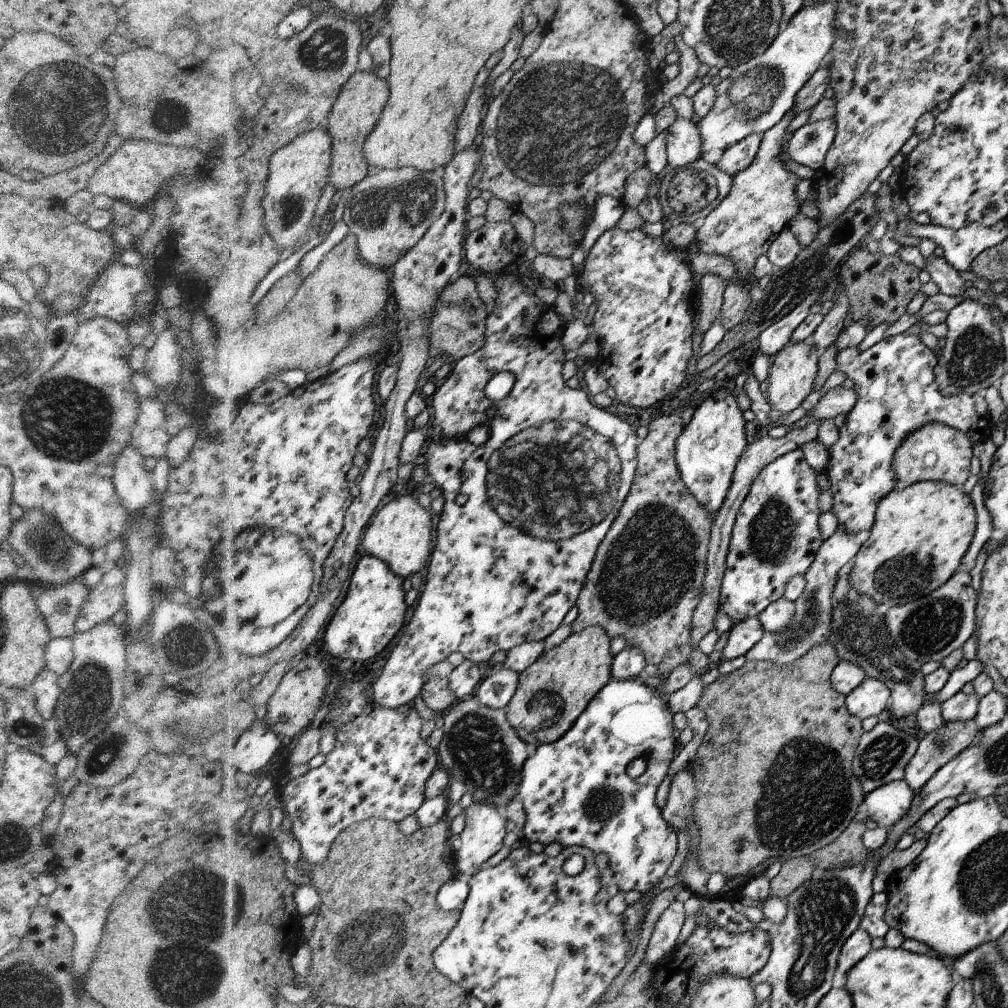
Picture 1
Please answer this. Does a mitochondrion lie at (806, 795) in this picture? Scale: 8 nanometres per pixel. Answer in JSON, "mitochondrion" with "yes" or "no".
{"mitochondrion":"yes"}

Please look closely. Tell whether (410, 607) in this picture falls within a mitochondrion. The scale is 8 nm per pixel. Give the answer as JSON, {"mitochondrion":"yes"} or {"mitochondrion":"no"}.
{"mitochondrion":"no"}

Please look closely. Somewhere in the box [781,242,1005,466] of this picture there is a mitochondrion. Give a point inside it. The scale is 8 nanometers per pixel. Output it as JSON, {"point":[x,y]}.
{"point":[972,361]}

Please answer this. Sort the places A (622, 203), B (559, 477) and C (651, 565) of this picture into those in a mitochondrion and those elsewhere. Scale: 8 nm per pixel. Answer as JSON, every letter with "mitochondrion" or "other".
{"A":"other","B":"mitochondrion","C":"mitochondrion"}

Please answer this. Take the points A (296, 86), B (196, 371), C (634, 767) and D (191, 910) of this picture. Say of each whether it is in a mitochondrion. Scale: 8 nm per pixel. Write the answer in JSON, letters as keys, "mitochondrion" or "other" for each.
{"A":"mitochondrion","B":"other","C":"mitochondrion","D":"mitochondrion"}

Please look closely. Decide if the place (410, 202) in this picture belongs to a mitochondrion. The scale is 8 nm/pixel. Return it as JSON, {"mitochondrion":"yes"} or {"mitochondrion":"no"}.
{"mitochondrion":"yes"}

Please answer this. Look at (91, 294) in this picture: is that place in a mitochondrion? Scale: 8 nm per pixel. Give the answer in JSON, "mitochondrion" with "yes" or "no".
{"mitochondrion":"no"}

